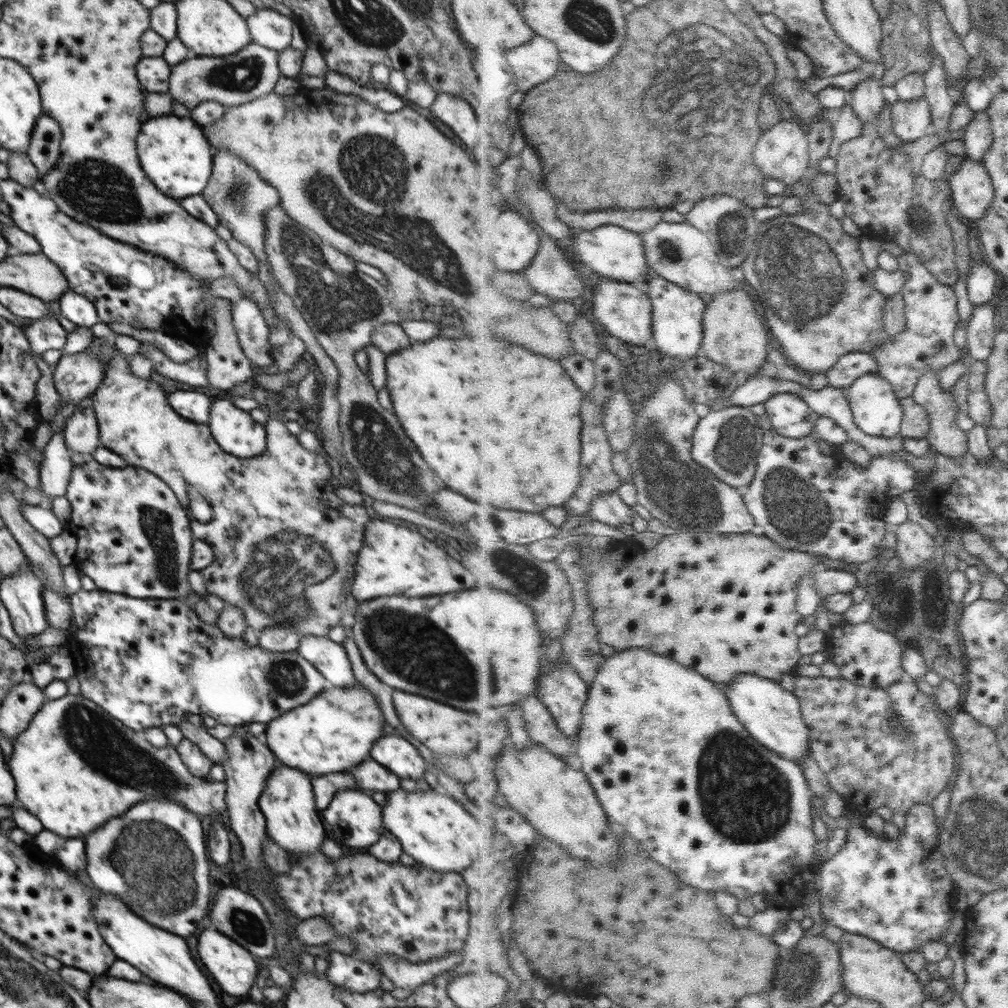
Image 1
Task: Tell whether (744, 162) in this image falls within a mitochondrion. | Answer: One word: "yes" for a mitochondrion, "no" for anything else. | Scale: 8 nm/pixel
no

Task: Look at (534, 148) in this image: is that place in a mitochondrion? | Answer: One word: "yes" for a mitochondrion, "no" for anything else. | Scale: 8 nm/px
no

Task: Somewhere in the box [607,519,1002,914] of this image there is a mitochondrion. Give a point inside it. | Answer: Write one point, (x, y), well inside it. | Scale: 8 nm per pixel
(744, 797)

